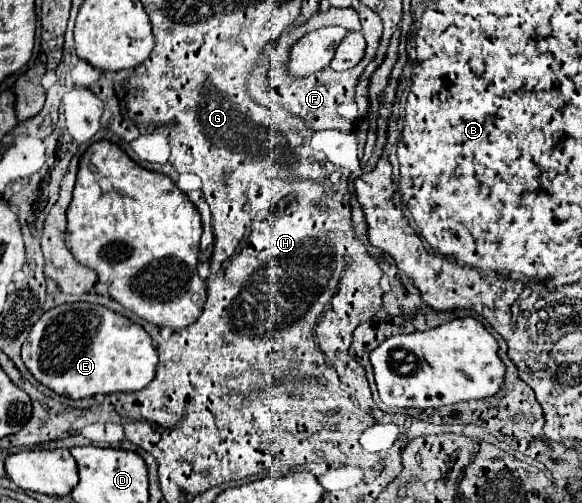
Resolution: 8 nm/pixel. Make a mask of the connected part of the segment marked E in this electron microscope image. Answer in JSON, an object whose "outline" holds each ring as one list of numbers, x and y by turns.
{"outline":[[68,303,68,305,58,305,58,307,50,309,50,311,46,311,46,313,34,323,34,327,30,329,30,333,28,333,28,337,26,337,24,345,22,345,22,361,24,361,24,365,28,367,28,371,30,371,44,387,48,387,48,389,52,389,54,393,58,393,58,395,62,395,62,397,68,397,68,399,84,399,84,397,94,397,94,395,98,395,98,393,108,395,108,393,116,393,116,391,140,391,140,389,144,389,144,387,154,379,154,371,156,371,156,365,158,365,158,351,156,351,156,347,152,345,150,335,148,335,136,321,132,321,132,319,128,319,128,317,124,317,124,315,120,315,120,313,104,307,104,305,96,305,96,303]]}

